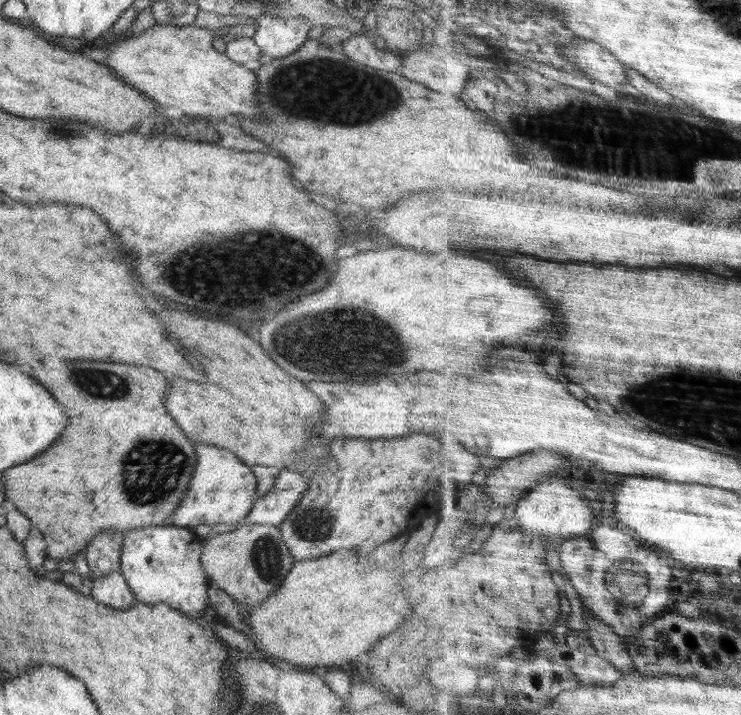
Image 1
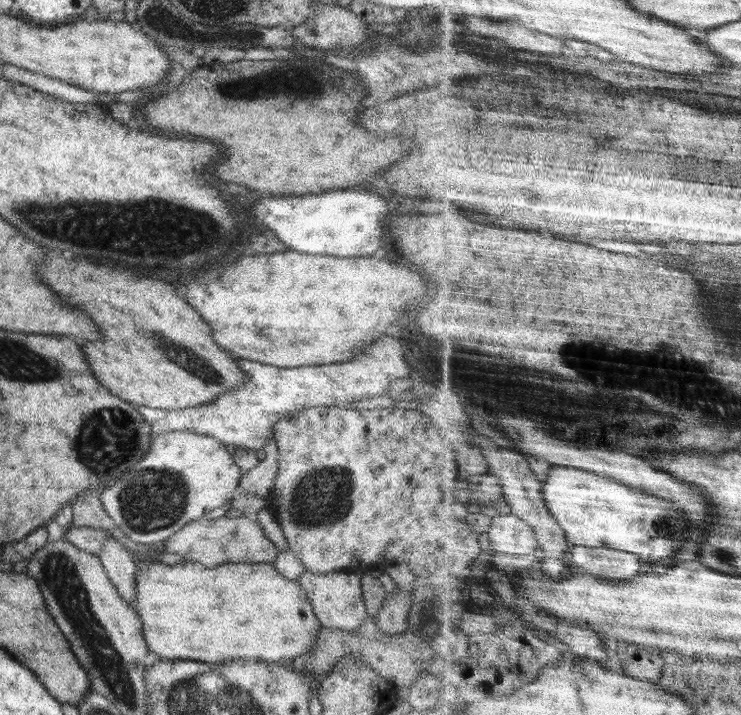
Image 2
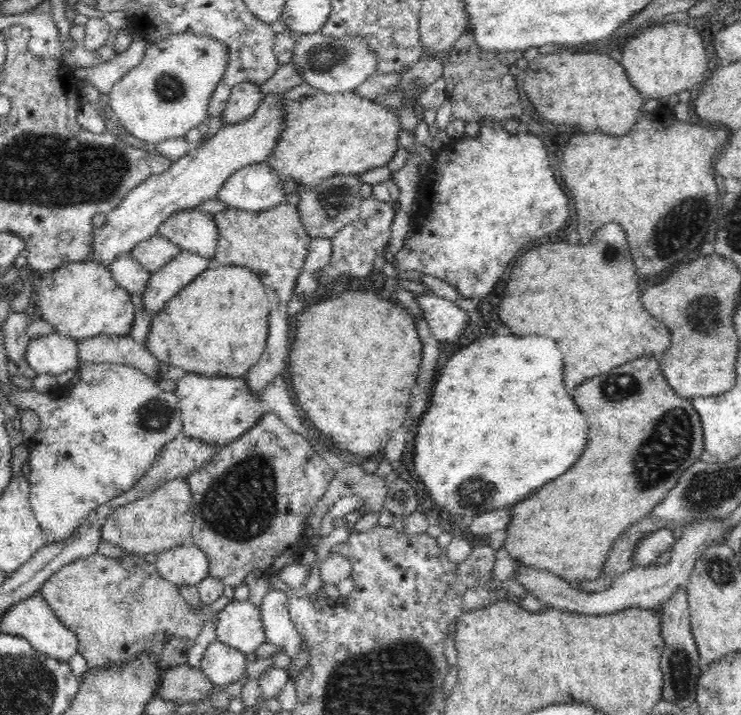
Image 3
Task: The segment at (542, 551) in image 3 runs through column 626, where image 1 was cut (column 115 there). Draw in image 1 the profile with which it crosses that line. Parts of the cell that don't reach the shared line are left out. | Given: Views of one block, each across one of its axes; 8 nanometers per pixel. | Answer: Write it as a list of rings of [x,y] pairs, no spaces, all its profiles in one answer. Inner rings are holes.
[[[46,360],[46,366],[36,364],[34,368],[30,368],[28,364],[22,364],[20,370],[32,378],[36,378],[40,384],[44,384],[44,388],[64,406],[64,410],[70,414],[70,422],[68,426],[64,426],[60,438],[42,454],[38,454],[36,458],[32,458],[32,462],[8,468],[2,472],[2,484],[4,484],[4,494],[6,498],[22,512],[26,514],[26,518],[30,518],[30,522],[34,527],[38,528],[48,546],[48,554],[50,558],[66,560],[75,557],[75,554],[84,552],[87,544],[100,531],[108,529],[116,529],[118,532],[132,530],[140,527],[170,525],[169,520],[173,510],[183,501],[186,494],[186,484],[192,478],[192,470],[196,466],[196,451],[193,442],[188,440],[183,430],[176,424],[176,421],[168,414],[165,407],[165,396],[168,394],[169,382],[162,372],[156,372],[149,366],[138,366],[130,364],[116,364],[116,362],[62,362],[62,360]]]

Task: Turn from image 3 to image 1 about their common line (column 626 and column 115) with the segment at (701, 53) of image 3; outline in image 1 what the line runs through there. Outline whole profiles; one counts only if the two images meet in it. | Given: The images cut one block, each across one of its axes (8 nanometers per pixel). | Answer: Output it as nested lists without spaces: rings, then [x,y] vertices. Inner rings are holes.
[[[152,24],[140,33],[134,33],[124,38],[124,42],[114,42],[106,48],[106,60],[102,64],[110,66],[118,78],[140,90],[142,94],[150,96],[152,100],[160,106],[174,106],[180,108],[182,112],[190,116],[198,116],[199,121],[207,118],[222,120],[230,114],[242,115],[248,118],[257,119],[263,116],[261,108],[257,106],[255,100],[257,78],[255,72],[244,68],[241,64],[230,60],[225,53],[220,53],[214,47],[212,42],[214,33],[208,29],[190,26],[172,26],[169,24]]]

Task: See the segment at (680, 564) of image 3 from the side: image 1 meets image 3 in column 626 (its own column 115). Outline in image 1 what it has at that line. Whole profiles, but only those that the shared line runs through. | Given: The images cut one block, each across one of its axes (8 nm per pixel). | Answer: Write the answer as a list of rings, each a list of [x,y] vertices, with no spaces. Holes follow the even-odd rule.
[[[118,571],[91,581],[91,594],[98,602],[111,606],[116,610],[130,609],[137,605],[137,598],[128,586],[124,575]]]

